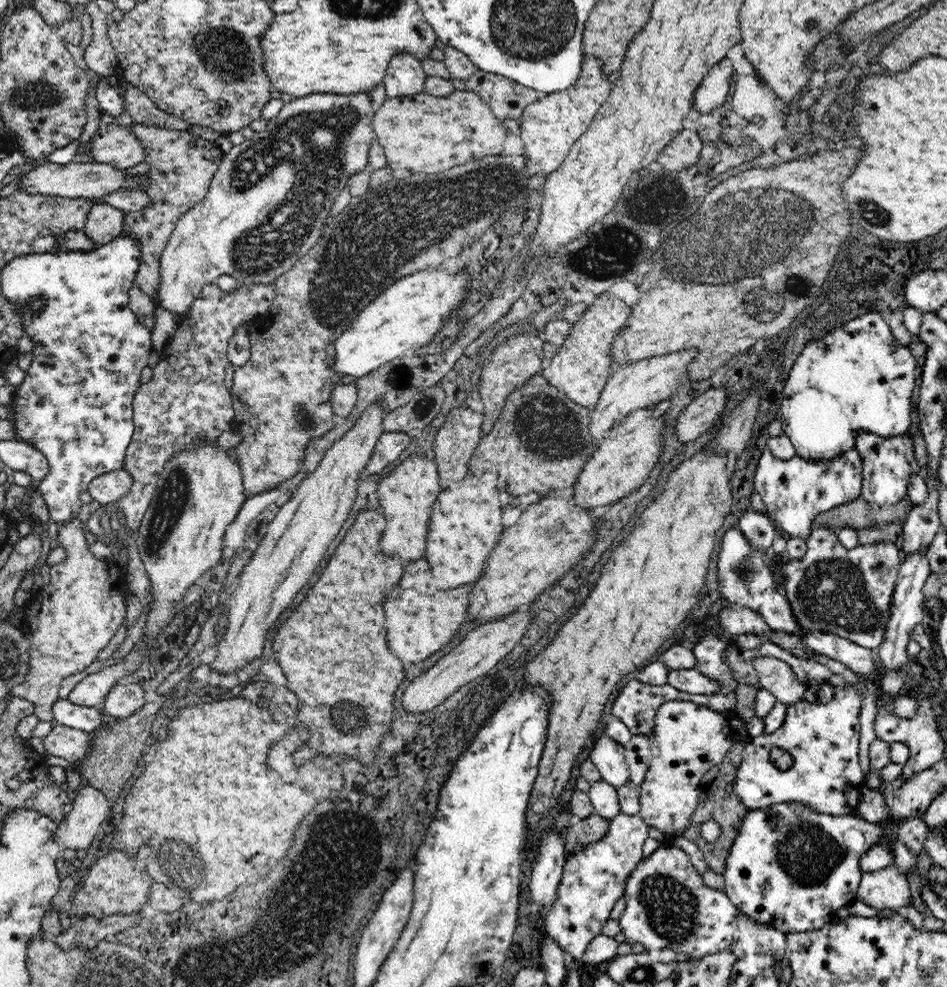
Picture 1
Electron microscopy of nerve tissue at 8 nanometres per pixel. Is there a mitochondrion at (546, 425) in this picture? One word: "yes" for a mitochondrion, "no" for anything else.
yes

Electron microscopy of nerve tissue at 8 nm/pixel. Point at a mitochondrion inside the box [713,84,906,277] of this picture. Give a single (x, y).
(866, 206)

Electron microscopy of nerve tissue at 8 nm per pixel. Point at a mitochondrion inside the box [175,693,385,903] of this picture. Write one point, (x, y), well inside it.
(353, 731)

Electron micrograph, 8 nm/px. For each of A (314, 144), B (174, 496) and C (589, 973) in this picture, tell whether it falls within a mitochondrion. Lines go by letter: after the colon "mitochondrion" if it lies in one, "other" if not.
A: mitochondrion
B: mitochondrion
C: other

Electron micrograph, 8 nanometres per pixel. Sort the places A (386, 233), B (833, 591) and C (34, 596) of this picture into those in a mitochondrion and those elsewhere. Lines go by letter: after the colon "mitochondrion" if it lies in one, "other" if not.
A: mitochondrion
B: mitochondrion
C: other

